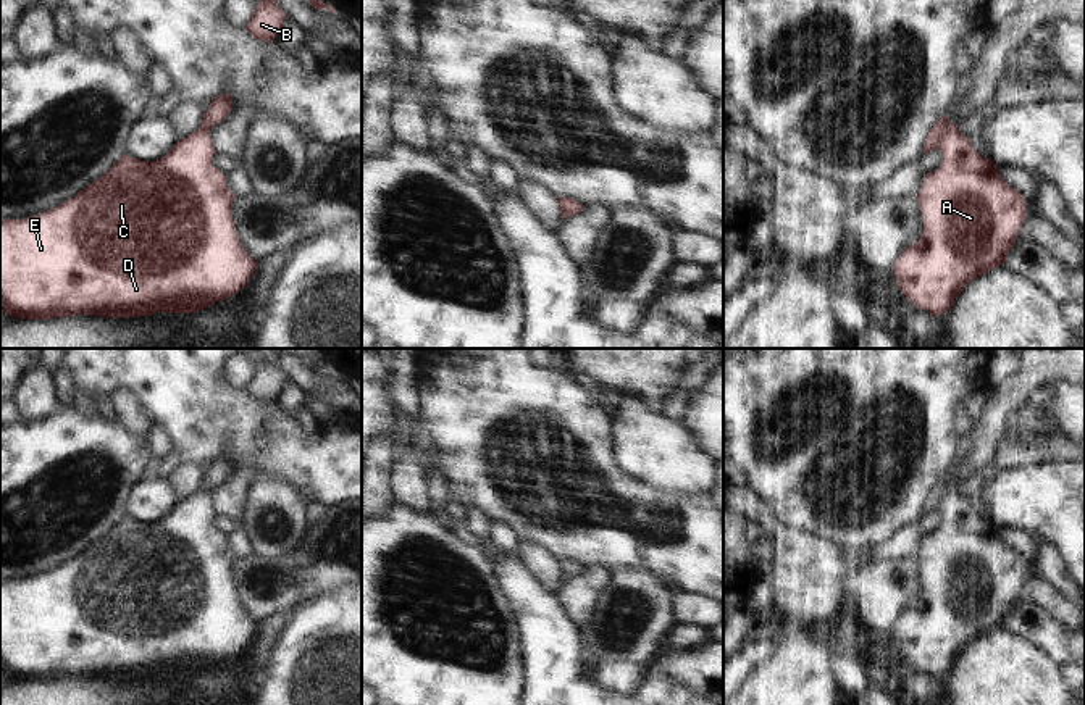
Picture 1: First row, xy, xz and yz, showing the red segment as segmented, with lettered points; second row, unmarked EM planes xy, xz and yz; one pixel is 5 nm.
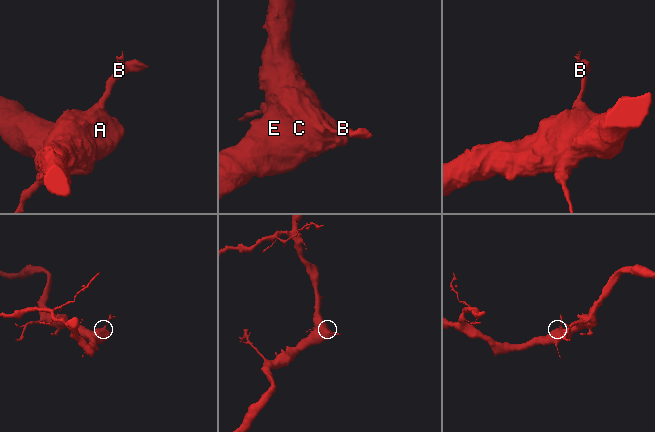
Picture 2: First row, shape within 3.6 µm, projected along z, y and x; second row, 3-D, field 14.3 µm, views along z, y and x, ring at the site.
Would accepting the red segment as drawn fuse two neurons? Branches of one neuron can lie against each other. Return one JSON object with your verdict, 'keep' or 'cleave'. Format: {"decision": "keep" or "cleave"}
{"decision": "cleave"}

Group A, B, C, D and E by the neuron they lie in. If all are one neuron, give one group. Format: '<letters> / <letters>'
A C D E / B

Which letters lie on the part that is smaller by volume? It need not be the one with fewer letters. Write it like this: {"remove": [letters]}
{"remove": ["B"]}

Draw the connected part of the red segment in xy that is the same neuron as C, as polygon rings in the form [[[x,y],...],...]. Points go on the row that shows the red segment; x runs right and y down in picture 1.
[[[200,124],[160,160],[140,161],[124,153],[102,177],[53,210],[0,221],[0,307],[21,319],[94,315],[107,318],[197,313],[244,289],[257,261],[239,240],[231,205],[236,195],[213,166],[210,132]]]

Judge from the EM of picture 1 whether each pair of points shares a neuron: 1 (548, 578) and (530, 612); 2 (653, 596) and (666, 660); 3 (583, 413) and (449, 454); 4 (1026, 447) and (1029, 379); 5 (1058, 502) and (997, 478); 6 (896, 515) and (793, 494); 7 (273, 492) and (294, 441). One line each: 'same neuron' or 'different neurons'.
1: different neurons
2: different neurons
3: same neuron
4: different neurons
5: same neuron
6: same neuron
7: different neurons

